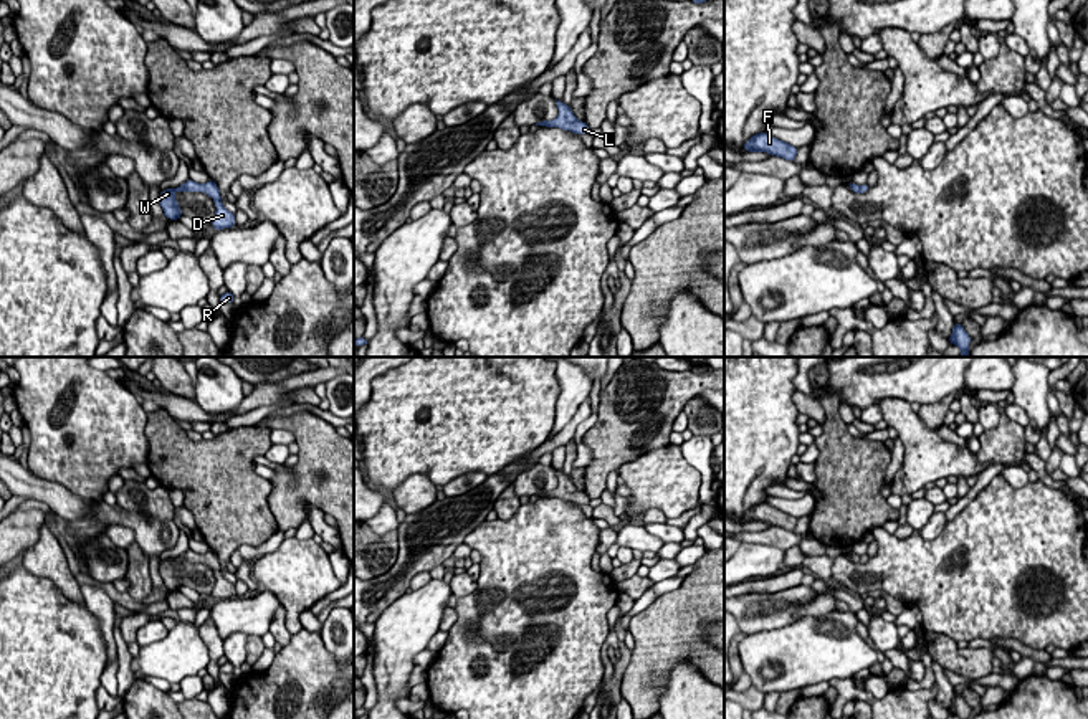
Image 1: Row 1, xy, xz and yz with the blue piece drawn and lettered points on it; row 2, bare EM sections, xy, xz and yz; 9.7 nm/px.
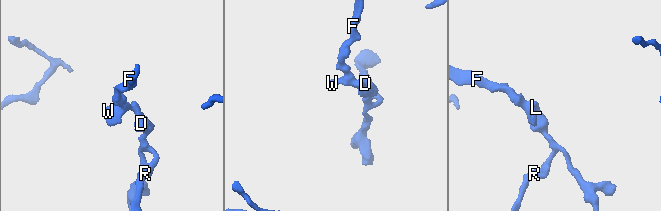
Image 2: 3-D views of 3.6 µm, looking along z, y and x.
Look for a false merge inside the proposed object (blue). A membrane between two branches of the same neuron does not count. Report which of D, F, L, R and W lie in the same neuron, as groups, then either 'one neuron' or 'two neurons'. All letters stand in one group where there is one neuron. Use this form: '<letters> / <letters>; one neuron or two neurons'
D F L R W; one neuron

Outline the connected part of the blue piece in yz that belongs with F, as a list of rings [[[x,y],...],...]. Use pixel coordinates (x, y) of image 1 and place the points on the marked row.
[[[761,132],[752,136],[742,147],[742,150],[749,152],[769,152],[771,155],[782,157],[785,160],[794,162],[797,155],[797,147],[779,140],[767,132]]]

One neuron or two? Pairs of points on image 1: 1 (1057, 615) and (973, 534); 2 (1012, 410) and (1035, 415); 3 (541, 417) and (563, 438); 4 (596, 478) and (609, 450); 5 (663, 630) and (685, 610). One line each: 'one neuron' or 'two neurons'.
1: one neuron
2: two neurons
3: two neurons
4: one neuron
5: one neuron

